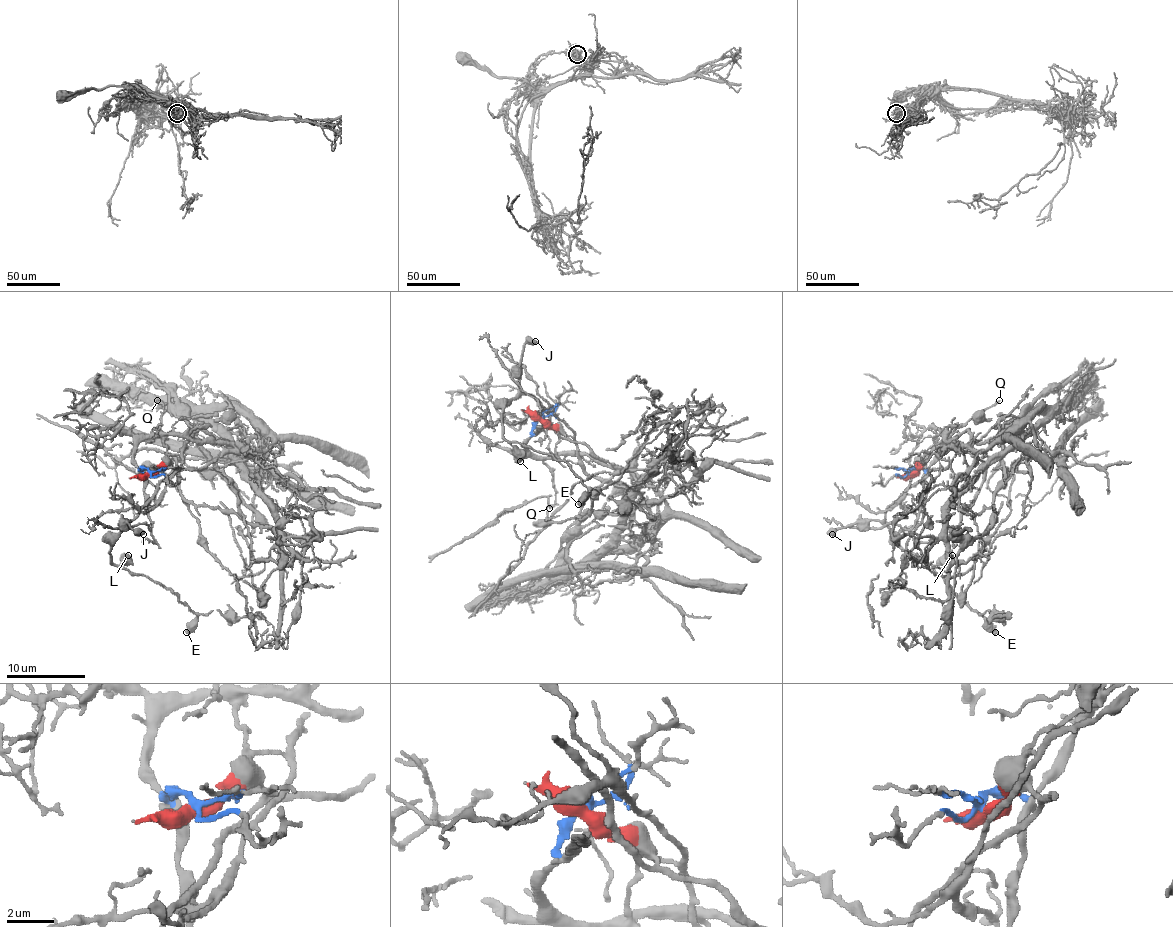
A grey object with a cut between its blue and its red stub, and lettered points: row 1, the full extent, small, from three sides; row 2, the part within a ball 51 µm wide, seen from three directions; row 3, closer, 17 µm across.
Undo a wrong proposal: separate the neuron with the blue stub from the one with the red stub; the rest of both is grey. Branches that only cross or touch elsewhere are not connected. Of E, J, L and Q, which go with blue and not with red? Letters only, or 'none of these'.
Q

